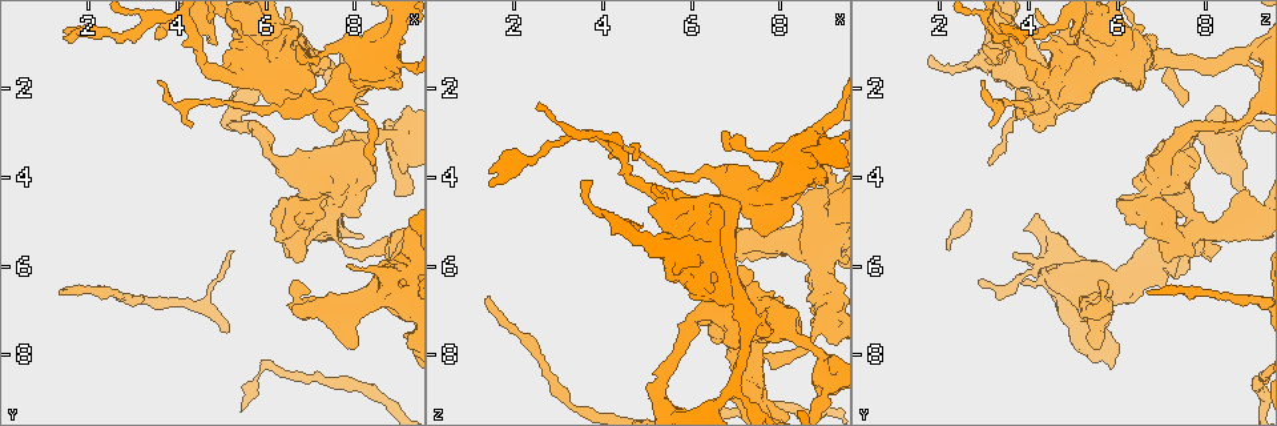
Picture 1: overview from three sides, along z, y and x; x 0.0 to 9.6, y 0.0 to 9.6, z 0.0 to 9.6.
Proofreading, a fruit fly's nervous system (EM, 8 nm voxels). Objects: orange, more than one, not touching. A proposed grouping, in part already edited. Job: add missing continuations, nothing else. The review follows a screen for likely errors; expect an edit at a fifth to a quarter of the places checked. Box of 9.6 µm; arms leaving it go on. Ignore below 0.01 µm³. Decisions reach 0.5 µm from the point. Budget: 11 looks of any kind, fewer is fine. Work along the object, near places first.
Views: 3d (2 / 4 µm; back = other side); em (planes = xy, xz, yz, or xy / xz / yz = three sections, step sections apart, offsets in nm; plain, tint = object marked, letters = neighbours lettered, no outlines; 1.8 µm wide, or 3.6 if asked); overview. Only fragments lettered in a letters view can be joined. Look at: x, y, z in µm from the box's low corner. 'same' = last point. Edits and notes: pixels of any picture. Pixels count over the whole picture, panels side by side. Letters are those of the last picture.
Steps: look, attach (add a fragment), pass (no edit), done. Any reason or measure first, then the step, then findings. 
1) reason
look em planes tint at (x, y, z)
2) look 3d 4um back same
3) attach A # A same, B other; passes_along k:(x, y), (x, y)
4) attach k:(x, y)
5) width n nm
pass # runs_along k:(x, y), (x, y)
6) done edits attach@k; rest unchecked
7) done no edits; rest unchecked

stops while still wide
look 3d 4um back at (6.90, 4.35, 8.95)

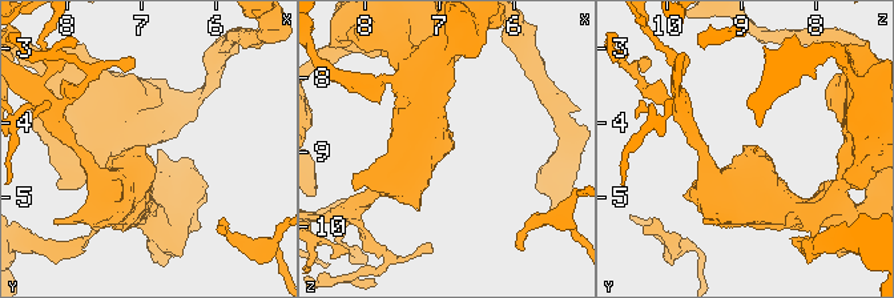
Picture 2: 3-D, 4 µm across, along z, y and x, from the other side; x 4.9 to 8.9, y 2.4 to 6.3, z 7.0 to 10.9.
shape alone is not enough
look em 3.6um xy step 4 letters at (6.95, 4.35, 9.00)

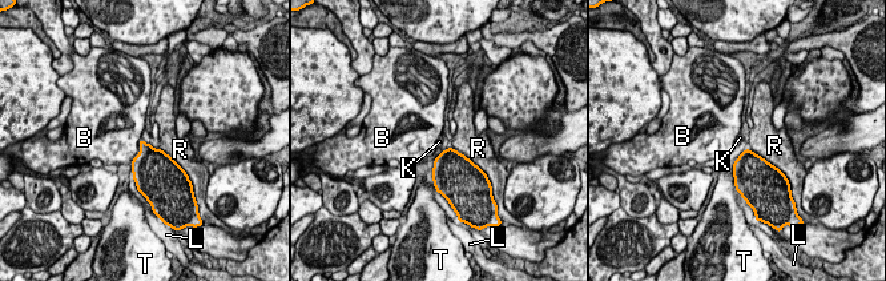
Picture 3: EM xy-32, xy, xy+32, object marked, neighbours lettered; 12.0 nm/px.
look em 3.6um planes letters same

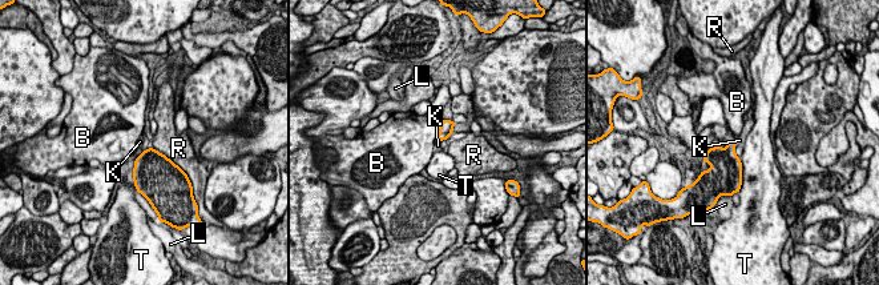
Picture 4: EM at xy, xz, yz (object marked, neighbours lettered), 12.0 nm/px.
attach K # B other, K same, L other, R other, T other; passes_along 4:(726, 161), (734, 143), (740, 140); it goes on there

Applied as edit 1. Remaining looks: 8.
free end
look em 3.6um xy step 8 tint at (7.85, 6.00, 4.60)

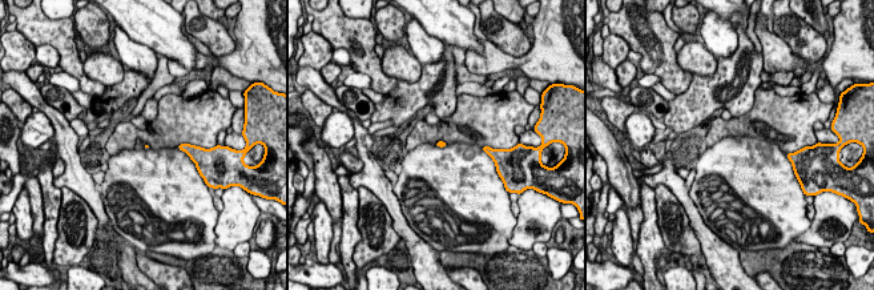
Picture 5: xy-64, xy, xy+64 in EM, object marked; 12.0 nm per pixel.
another direction
look em 3.6um xz step 16 tint same

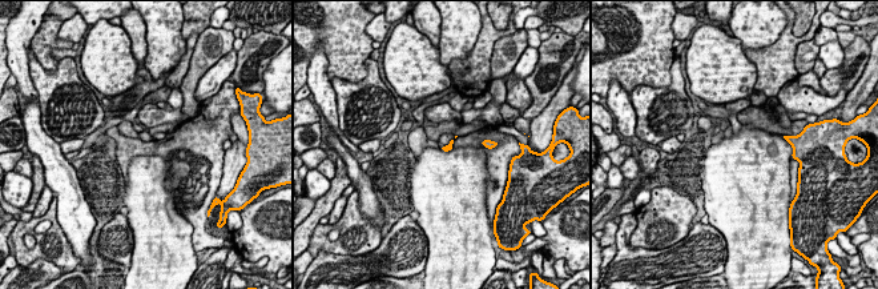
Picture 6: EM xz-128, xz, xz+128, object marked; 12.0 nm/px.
look em 3.6um xz step 16 letters same

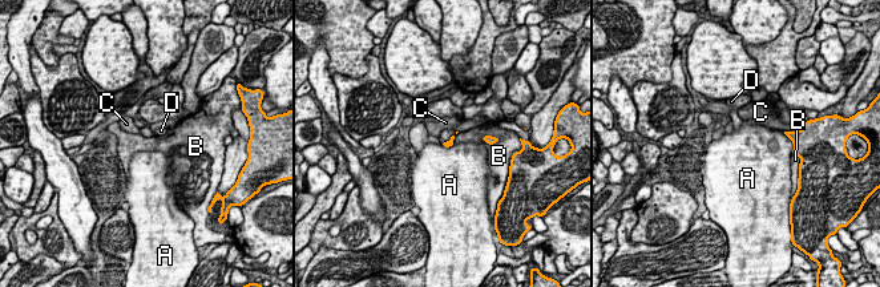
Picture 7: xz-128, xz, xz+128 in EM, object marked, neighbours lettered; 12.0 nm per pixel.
pass # A other, B other, C other, D other; none of them fits

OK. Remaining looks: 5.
stops while still wide
look em planes tint at (6.60, 0.85, 4.65)

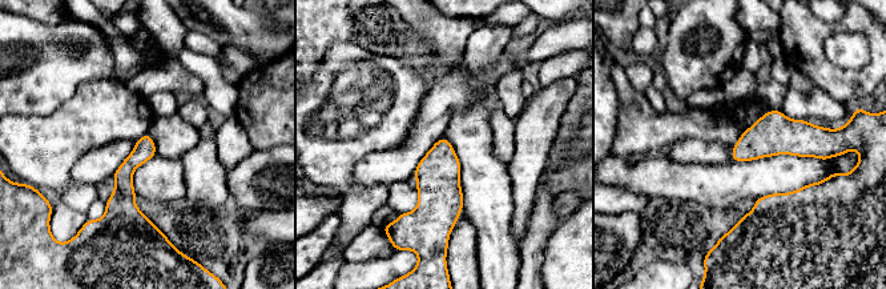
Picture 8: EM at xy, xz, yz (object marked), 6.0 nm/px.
what lies round it
look em planes letters same

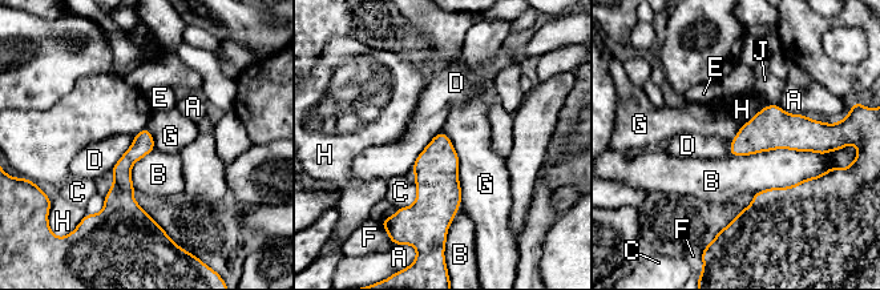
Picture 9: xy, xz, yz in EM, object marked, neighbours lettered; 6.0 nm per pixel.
pass # A other, B other, C other, D other, E other, F other, G other, H other, J other; runs_along 9:(145, 133), (122, 166), (138, 221); none of them fits

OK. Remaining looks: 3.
done edits attach@4; rest unchecked

